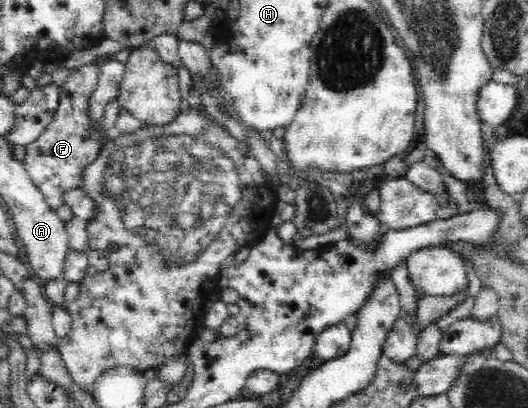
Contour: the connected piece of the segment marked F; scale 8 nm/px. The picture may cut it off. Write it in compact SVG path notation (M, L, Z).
M111 55L101 61L94 60L90 64L71 70L66 82L59 87L58 106L53 120L34 142L25 146L26 155L21 163L52 210L58 210L66 204L65 192L82 186L86 168L94 164L103 144L108 142L108 139L102 139L102 117L92 117L89 100L92 99L98 84L99 66L113 57L114 55Z

